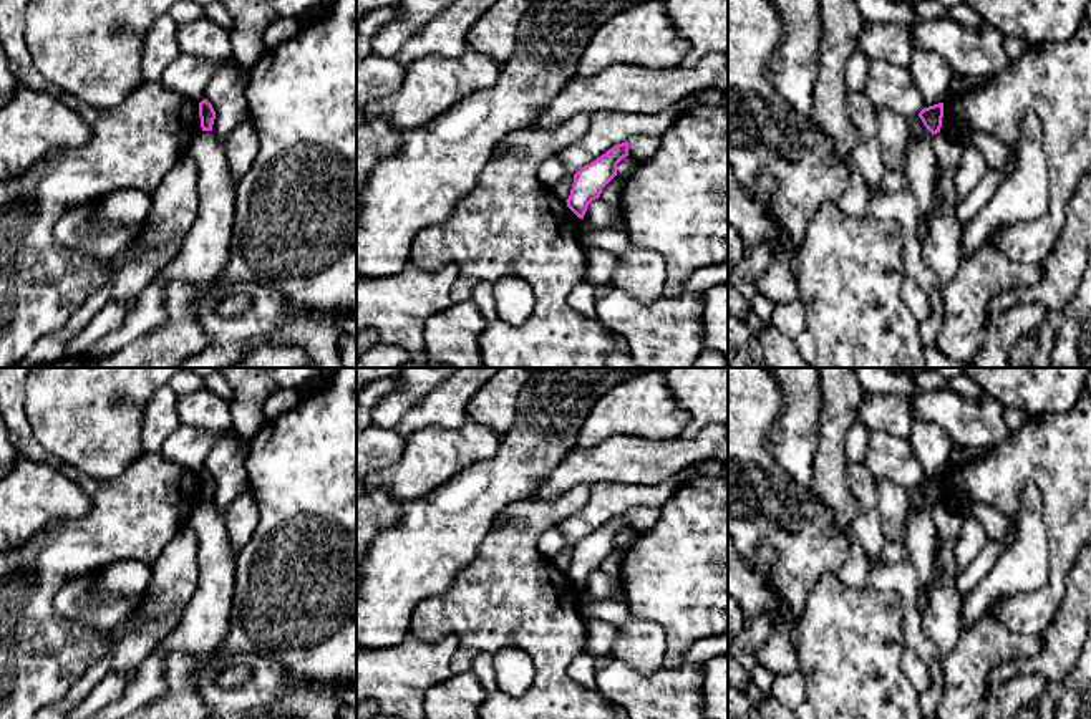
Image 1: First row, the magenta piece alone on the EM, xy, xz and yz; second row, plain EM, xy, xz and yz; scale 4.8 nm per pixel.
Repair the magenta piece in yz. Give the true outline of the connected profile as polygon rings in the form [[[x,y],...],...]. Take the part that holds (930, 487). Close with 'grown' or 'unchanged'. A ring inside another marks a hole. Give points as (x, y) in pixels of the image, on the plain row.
[[[943,474],[924,479],[919,484],[919,489],[922,490],[924,497],[932,504],[932,507],[940,504],[943,489]]]; unchanged

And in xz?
[[[625,512],[574,545],[570,567],[565,573],[579,590],[584,590],[589,575],[599,570],[602,560],[617,547],[617,535],[627,527],[628,514]]]; unchanged

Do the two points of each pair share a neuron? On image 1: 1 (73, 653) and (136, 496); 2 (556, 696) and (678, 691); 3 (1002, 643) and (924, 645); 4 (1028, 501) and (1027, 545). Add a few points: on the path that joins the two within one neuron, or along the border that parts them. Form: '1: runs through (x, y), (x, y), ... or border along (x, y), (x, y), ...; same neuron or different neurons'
1: runs through (45, 613), (45, 587), (96, 535); same neuron
2: border along (596, 688), (612, 701); different neurons
3: border along (942, 655), (944, 694); different neurons
4: runs through (1028, 512), (1028, 534); same neuron

